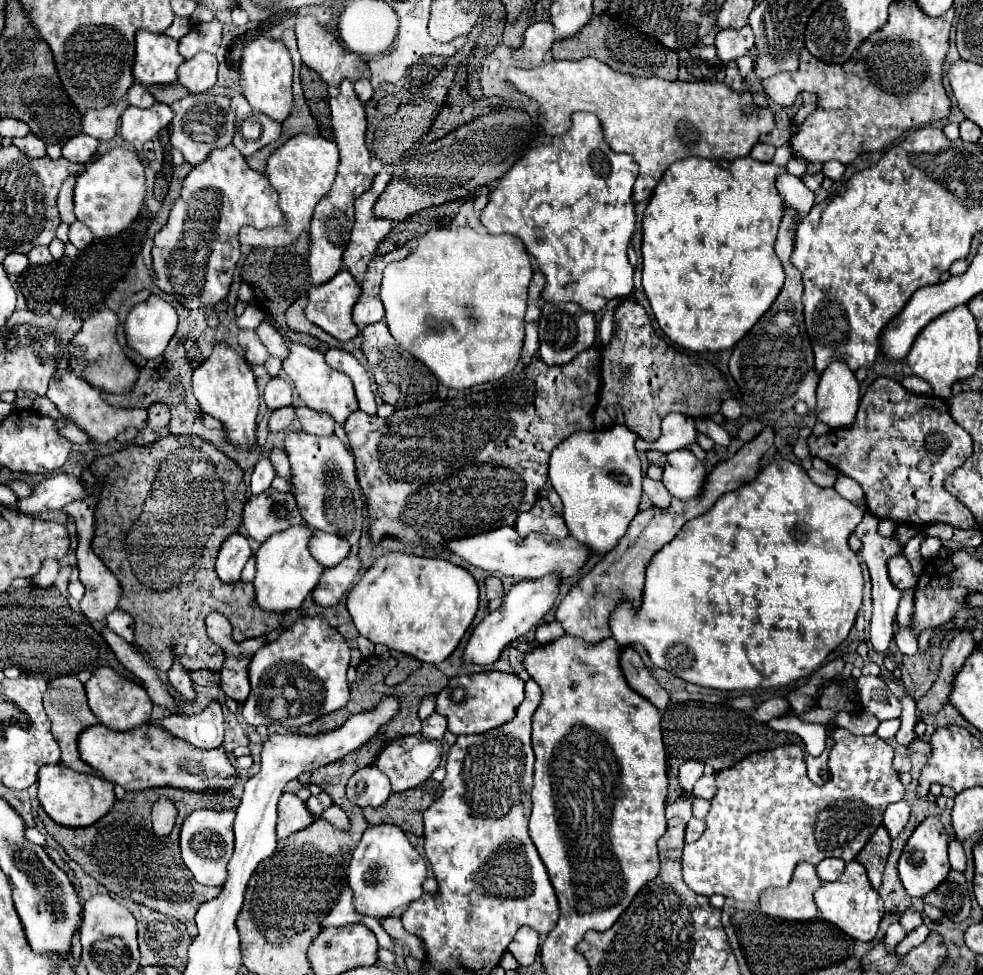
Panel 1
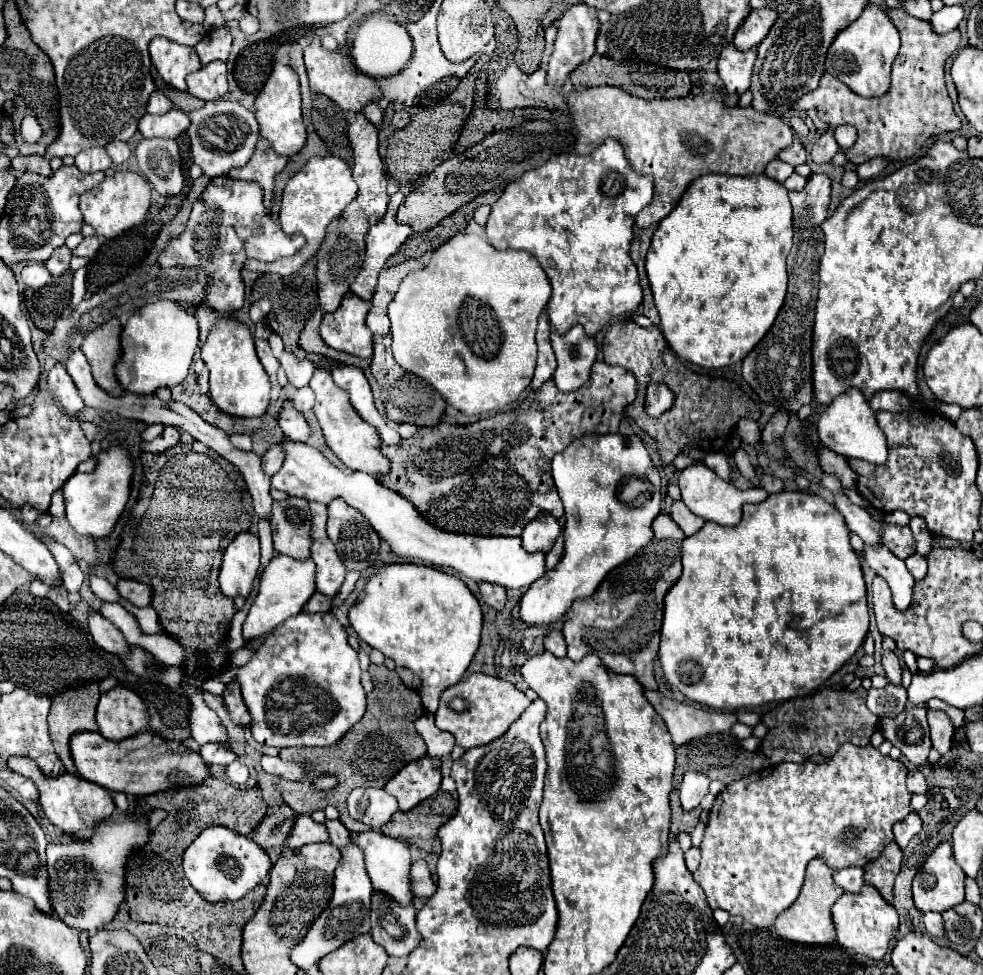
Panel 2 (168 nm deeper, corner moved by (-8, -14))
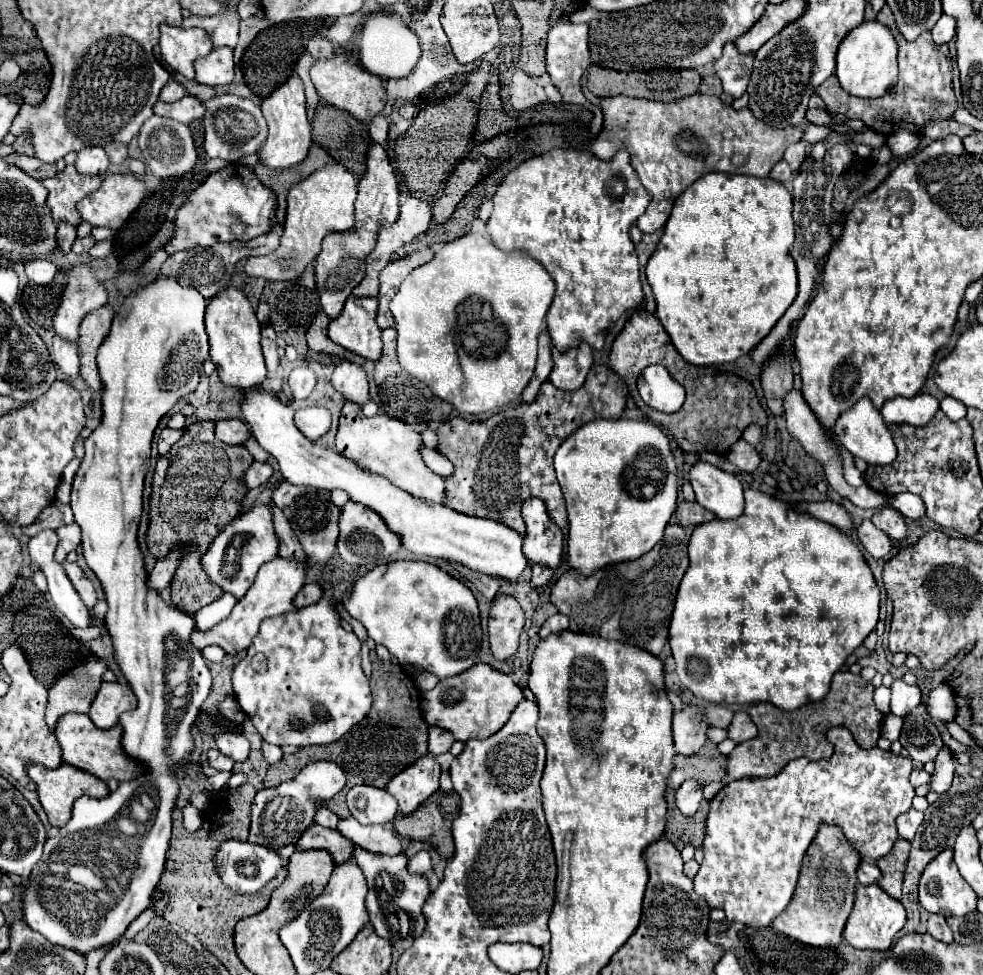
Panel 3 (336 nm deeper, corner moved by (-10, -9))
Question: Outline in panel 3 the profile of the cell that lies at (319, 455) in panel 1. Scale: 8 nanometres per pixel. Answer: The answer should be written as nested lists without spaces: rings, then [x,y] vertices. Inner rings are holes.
[[[348,501],[342,507],[342,517],[340,517],[340,537],[338,537],[338,553],[340,557],[350,563],[350,565],[366,565],[366,563],[380,563],[382,559],[388,559],[402,547],[402,537],[394,531],[388,529],[388,525],[382,521],[374,509]]]

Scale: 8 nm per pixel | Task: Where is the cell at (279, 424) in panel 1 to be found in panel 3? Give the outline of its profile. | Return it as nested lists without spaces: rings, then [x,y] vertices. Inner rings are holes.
[[[254,461],[254,463],[248,467],[248,471],[244,473],[242,481],[244,481],[246,489],[256,489],[256,487],[264,485],[264,483],[272,477],[272,473],[274,473],[274,469],[272,469],[268,463],[258,463],[258,461]]]

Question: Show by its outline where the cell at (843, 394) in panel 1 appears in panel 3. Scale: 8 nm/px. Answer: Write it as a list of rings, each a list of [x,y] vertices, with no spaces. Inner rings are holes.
[[[862,397],[862,401],[858,401],[852,409],[848,409],[842,419],[836,421],[836,429],[834,429],[838,441],[858,459],[864,459],[870,465],[888,465],[890,461],[896,459],[896,445],[892,441],[892,435],[880,415],[878,409],[874,409],[872,401],[868,397]]]

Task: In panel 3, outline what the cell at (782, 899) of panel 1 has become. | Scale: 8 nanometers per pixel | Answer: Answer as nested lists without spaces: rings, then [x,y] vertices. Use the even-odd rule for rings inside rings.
[[[820,823],[818,835],[810,843],[798,877],[796,891],[790,905],[772,921],[772,927],[800,943],[812,947],[834,947],[842,939],[846,919],[854,905],[854,893],[858,885],[856,869],[862,863],[862,855],[852,847],[838,825]]]

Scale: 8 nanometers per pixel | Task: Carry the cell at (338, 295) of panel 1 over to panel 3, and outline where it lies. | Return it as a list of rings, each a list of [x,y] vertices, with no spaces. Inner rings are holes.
[[[350,295],[340,317],[330,321],[328,337],[364,359],[378,361],[382,353],[382,331],[376,325],[376,309],[378,299]]]

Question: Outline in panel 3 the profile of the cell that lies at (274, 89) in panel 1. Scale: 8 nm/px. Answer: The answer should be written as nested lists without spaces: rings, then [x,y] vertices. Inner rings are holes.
[[[292,75],[282,87],[278,87],[270,97],[266,97],[262,101],[262,113],[268,121],[270,133],[264,147],[258,153],[260,165],[268,169],[290,169],[302,163],[312,145],[312,127],[306,117],[306,99],[304,99],[304,87],[300,77]]]

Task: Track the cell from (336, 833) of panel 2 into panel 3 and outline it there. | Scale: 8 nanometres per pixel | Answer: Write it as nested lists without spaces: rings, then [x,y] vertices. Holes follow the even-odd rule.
[[[354,847],[354,861],[362,869],[368,883],[366,909],[370,915],[370,923],[374,925],[374,931],[380,937],[388,939],[396,951],[408,949],[414,943],[414,939],[426,929],[426,919],[422,915],[422,905],[430,895],[430,883],[426,875],[410,873],[406,855],[394,855],[394,857],[374,855]],[[402,915],[404,915],[404,923],[402,923]]]

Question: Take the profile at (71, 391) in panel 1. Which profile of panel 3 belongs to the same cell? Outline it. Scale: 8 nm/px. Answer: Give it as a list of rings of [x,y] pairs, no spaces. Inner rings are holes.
[[[54,335],[54,345],[52,345],[52,353],[50,353],[52,361],[58,365],[60,373],[68,379],[78,375],[78,349],[72,341],[62,339],[60,335]]]

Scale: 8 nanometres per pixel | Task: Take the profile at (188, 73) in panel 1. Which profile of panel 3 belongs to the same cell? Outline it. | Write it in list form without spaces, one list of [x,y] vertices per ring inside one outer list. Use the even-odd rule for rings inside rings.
[[[230,47],[212,49],[208,55],[198,57],[194,67],[198,83],[210,87],[228,85],[234,79],[234,51]]]

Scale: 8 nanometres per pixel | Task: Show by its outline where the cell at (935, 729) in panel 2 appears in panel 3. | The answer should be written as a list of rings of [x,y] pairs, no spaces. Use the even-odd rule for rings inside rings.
[[[946,747],[934,761],[934,773],[930,779],[930,789],[936,793],[944,793],[954,777],[954,757],[950,755],[950,749]]]

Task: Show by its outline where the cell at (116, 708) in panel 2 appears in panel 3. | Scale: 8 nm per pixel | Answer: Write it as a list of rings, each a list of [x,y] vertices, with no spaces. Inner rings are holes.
[[[102,683],[96,699],[92,701],[88,717],[96,727],[110,729],[118,723],[118,717],[132,707],[134,707],[134,701],[128,685]]]

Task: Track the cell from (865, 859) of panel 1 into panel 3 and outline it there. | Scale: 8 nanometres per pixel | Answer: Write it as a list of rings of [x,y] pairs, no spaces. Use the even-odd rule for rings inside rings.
[[[898,839],[892,851],[878,859],[878,867],[882,871],[882,879],[878,885],[894,899],[900,899],[902,893],[902,881],[904,881],[904,869],[910,853],[910,841]]]

